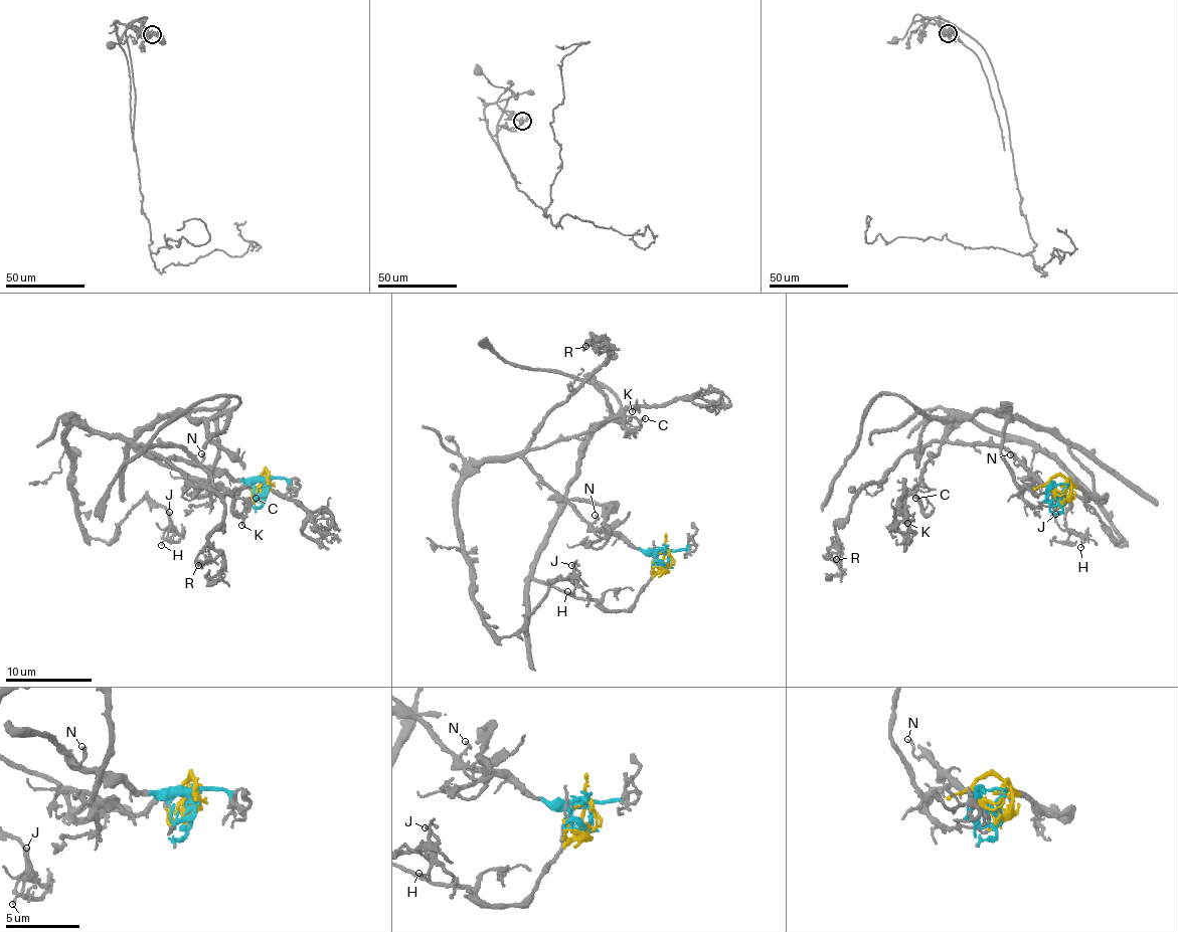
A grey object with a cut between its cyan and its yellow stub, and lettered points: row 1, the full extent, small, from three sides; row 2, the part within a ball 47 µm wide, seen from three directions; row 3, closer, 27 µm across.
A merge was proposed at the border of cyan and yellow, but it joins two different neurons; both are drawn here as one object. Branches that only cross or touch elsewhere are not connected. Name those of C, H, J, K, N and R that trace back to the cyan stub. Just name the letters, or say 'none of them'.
C, H, J, K, N, R

